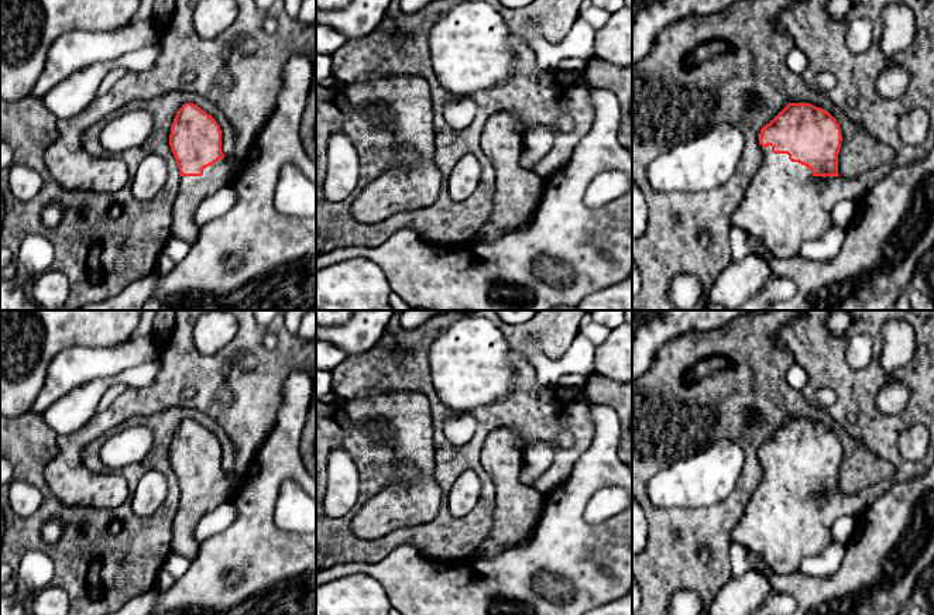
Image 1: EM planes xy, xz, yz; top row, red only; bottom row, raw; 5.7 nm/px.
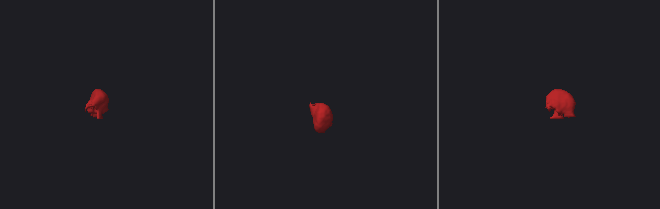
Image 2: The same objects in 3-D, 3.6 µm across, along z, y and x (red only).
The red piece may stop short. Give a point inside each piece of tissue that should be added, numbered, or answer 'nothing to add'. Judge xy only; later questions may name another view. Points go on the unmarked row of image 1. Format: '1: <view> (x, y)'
1: xy (191, 507)

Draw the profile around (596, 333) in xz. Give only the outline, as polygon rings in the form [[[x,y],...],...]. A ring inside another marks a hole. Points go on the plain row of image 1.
[[[588,323],[587,326],[584,326],[580,333],[587,337],[594,346],[600,346],[601,343],[604,343],[607,340],[607,337],[609,336],[611,330],[605,326],[601,326],[598,323]]]

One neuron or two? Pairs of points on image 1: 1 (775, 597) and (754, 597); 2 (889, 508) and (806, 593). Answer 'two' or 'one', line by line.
1: two
2: one

